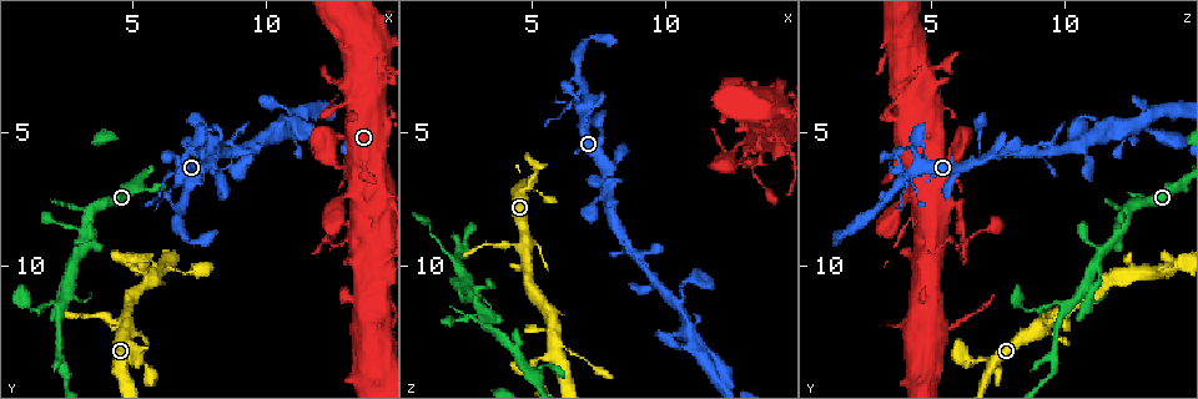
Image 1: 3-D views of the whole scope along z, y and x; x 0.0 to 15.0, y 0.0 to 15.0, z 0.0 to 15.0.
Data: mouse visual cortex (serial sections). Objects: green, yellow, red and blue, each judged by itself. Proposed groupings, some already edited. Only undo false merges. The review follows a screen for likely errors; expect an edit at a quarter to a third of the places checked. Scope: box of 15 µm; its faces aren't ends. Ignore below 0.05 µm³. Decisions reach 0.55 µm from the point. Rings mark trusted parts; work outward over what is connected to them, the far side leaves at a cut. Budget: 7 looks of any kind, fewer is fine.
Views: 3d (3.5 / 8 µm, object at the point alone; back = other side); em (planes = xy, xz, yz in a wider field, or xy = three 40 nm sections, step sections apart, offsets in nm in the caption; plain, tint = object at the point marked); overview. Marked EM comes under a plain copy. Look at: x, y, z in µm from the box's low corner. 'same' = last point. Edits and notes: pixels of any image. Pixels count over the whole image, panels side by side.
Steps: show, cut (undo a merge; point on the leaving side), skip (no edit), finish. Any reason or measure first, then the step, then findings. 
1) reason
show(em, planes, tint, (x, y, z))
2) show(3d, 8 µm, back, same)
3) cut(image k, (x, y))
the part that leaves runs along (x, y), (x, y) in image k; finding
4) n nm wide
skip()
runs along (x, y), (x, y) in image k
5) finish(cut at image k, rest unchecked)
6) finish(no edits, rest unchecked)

three-way junction
show(3d, 8 µm, back, (2.6, 10.9, 10.7))

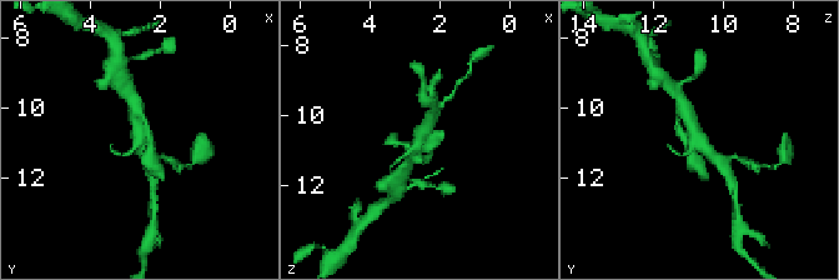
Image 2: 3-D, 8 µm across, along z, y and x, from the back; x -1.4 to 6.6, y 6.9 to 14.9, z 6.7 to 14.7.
need the tissue
show(em, xy, step 3, tint, (2.5, 10.9, 10.8))

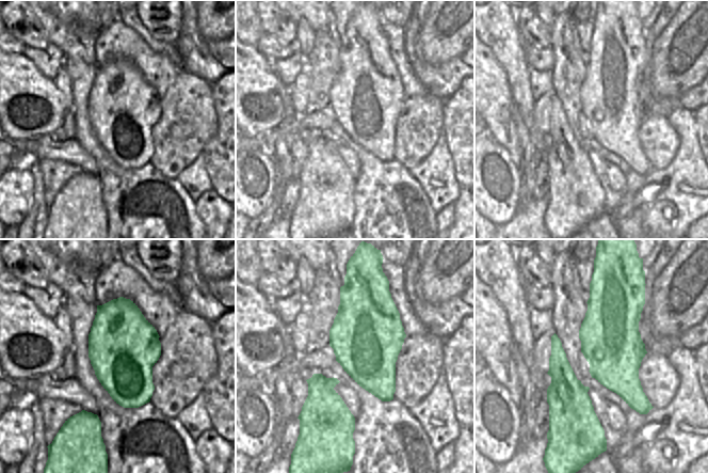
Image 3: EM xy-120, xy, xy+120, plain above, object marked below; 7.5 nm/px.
skip()
runs along (683, 105), (694, 134), (719, 164) in image 2; all the same cell

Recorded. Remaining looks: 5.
a fork
show(3d, 8 µm, (7.9, 6.3, 6.2))

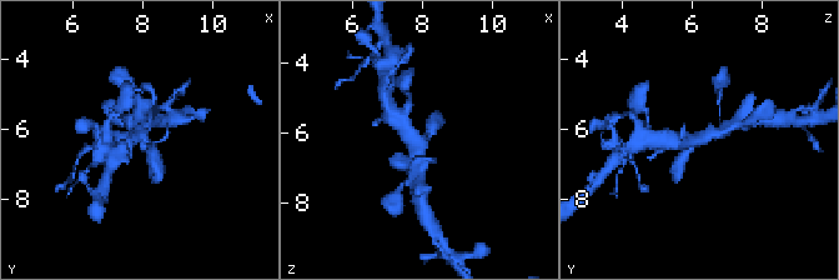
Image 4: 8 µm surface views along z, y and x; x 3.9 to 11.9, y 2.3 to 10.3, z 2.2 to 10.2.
show(3d, 3.5 µm, (7.8, 6.2, 6.2))

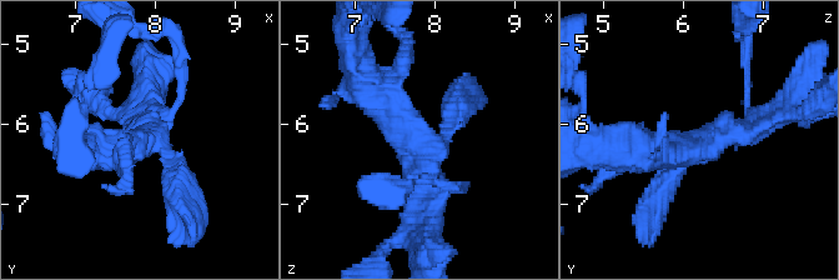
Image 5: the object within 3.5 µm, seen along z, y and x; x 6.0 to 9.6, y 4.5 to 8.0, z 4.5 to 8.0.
skip()
all the same cell

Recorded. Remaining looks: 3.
narrows sharply
show(3d, 3.5 µm, (5.2, 13.3, 6.2))

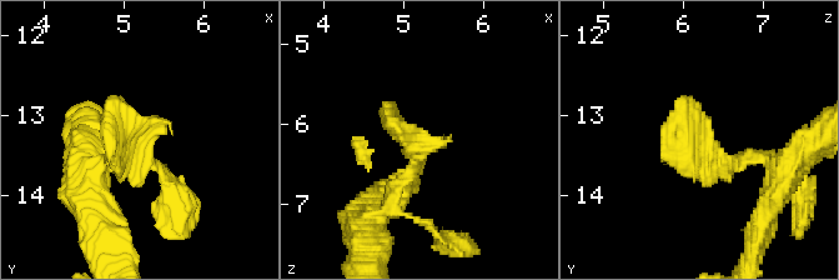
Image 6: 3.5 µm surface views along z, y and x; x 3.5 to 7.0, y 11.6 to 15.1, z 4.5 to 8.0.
show(em, xy, step 3, tint, (5.10, 13.30, 6.25))

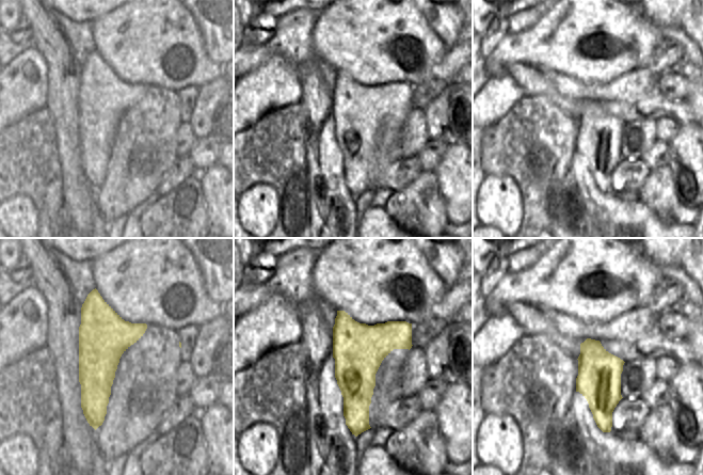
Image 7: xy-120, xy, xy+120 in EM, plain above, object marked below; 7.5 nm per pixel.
skip()
runs along (94, 293), (95, 424) in image 7; all the same cell

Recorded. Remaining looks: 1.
finish(no edits, rest unchecked)

